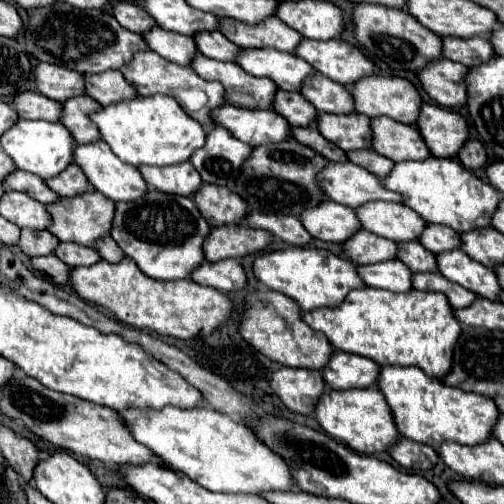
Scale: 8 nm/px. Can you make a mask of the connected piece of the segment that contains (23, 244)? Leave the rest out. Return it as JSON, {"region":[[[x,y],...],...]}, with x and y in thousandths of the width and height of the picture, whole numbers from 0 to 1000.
{"region":[[[44,454],[40,462],[40,494],[60,506],[60,510],[83,510],[83,506],[103,506],[119,478],[111,466],[99,458],[63,458],[63,454]]]}

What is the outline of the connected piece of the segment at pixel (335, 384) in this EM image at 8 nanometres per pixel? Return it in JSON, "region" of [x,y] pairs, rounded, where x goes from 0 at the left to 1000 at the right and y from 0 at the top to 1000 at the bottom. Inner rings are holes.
{"region":[[[663,696],[639,744],[659,772],[730,772],[746,768],[746,752],[754,748],[754,724],[730,708]]]}

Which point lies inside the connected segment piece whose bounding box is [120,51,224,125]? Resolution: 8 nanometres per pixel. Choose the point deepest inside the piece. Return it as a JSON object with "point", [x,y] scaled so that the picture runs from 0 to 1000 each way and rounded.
{"point":[300,147]}

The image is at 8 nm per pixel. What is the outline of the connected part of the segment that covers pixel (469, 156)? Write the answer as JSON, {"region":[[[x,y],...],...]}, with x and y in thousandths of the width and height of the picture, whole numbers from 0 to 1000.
{"region":[[[929,276],[929,284],[913,296],[909,315],[925,335],[952,335],[964,327],[964,296],[948,276]]]}

